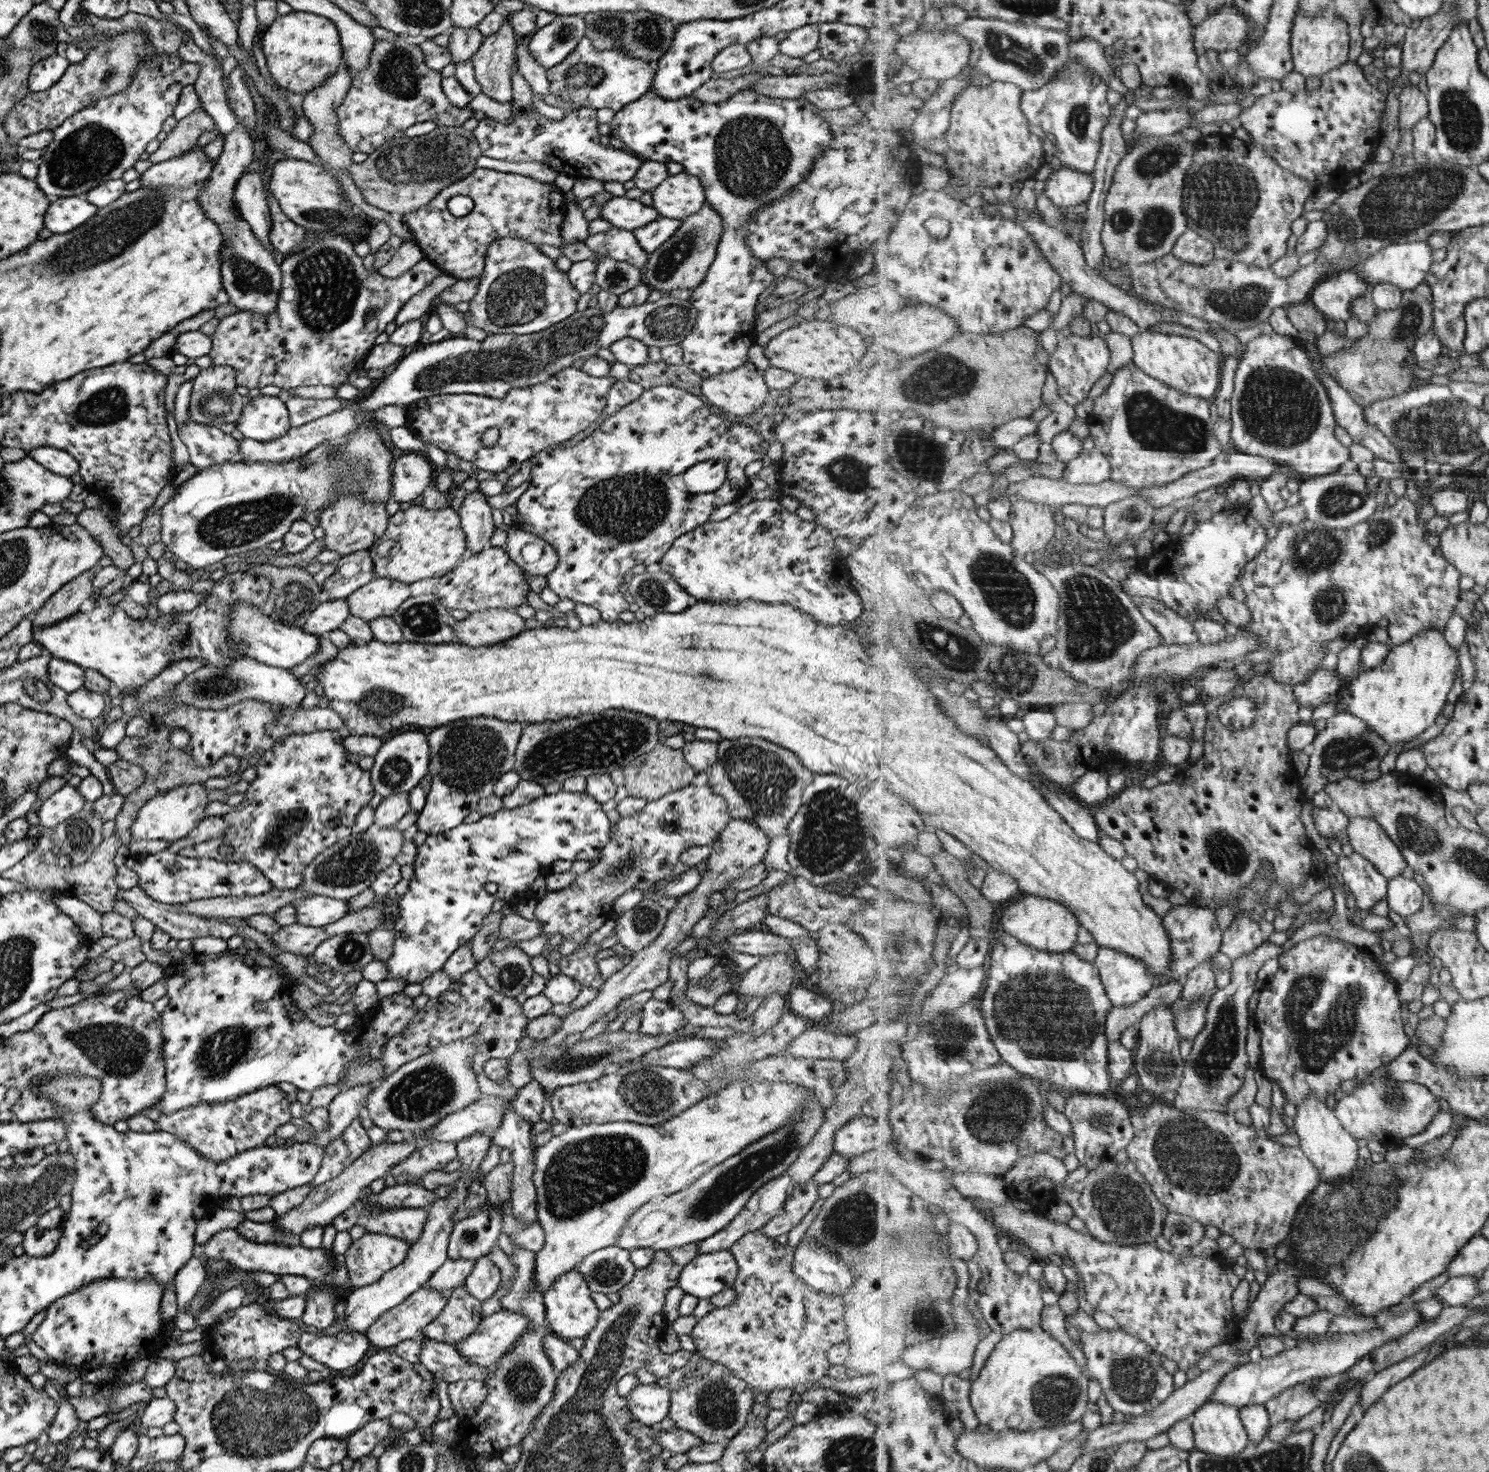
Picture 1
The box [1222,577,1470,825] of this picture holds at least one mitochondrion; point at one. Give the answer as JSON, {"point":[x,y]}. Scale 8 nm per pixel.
{"point":[1349,754]}

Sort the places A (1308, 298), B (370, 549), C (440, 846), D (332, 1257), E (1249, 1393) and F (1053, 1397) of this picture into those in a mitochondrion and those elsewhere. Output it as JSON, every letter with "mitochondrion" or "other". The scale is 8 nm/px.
{"A":"other","B":"other","C":"other","D":"other","E":"other","F":"mitochondrion"}

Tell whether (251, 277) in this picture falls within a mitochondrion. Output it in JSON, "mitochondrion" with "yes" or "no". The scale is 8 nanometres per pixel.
{"mitochondrion":"yes"}

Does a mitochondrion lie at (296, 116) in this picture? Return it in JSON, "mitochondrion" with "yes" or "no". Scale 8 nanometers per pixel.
{"mitochondrion":"no"}

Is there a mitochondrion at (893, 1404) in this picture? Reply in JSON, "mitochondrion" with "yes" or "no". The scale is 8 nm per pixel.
{"mitochondrion":"no"}

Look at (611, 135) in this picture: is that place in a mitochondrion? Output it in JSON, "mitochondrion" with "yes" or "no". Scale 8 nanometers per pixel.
{"mitochondrion":"no"}

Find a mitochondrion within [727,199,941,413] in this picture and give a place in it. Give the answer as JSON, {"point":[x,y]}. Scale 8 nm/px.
{"point":[900,390]}

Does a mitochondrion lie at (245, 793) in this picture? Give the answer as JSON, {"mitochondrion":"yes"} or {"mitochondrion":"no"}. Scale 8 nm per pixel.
{"mitochondrion":"no"}

